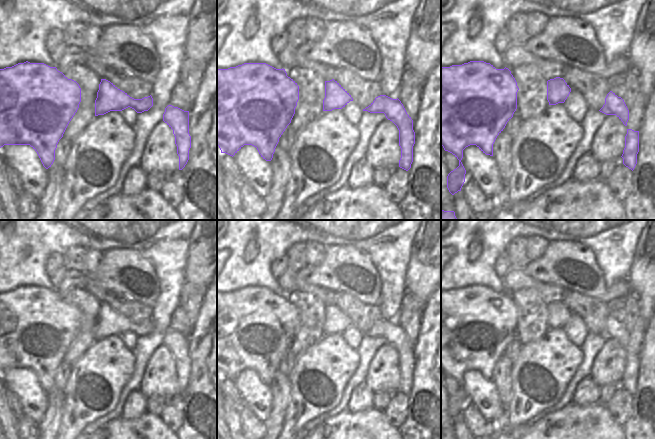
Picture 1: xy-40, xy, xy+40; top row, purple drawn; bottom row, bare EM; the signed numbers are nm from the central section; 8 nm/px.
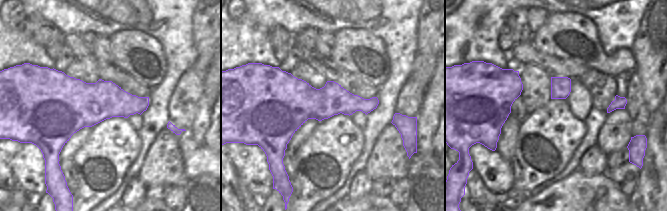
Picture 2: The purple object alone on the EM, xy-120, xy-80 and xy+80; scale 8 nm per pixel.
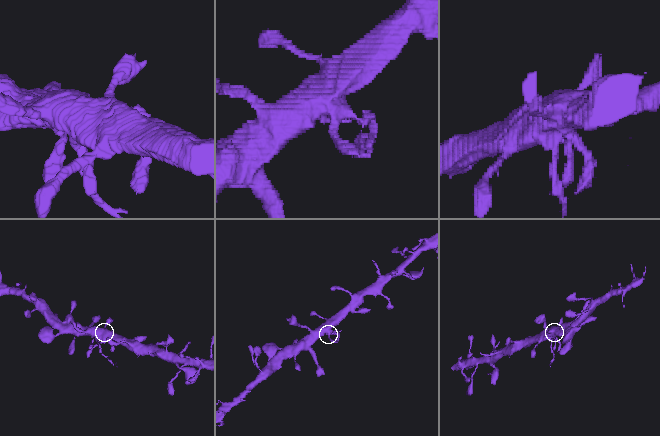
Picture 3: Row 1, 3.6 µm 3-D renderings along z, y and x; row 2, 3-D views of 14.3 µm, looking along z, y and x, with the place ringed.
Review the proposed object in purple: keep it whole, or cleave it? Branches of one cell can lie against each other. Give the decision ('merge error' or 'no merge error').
no merge error

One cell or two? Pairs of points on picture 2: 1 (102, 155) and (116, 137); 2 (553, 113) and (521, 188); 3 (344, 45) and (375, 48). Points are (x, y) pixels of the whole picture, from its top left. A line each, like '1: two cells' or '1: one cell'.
1: one cell
2: one cell
3: one cell

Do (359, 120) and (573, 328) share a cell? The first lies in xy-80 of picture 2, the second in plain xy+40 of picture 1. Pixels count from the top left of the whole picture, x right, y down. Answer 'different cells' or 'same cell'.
same cell

